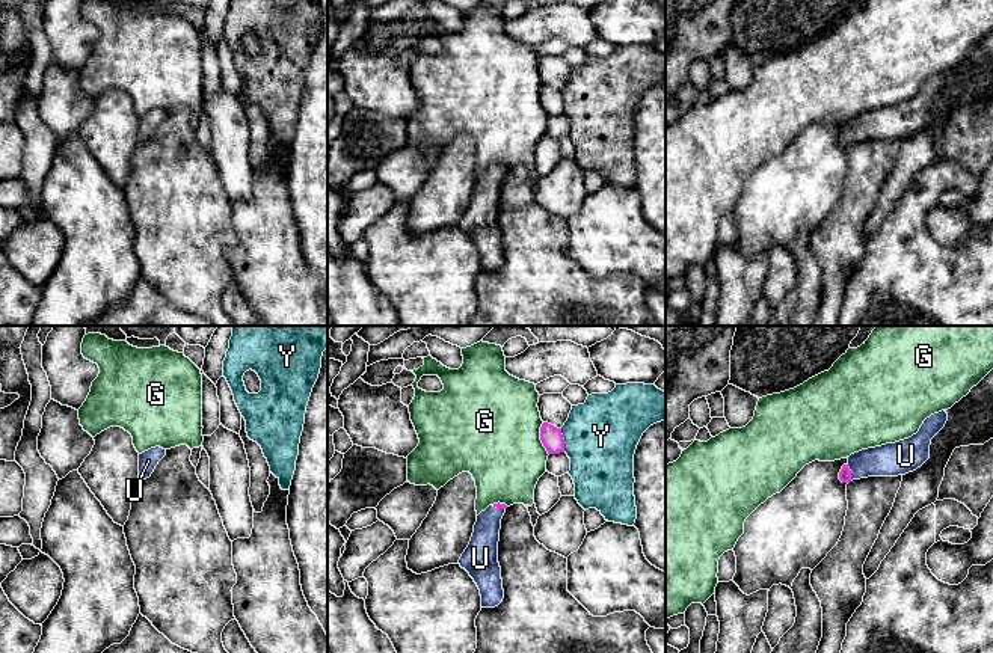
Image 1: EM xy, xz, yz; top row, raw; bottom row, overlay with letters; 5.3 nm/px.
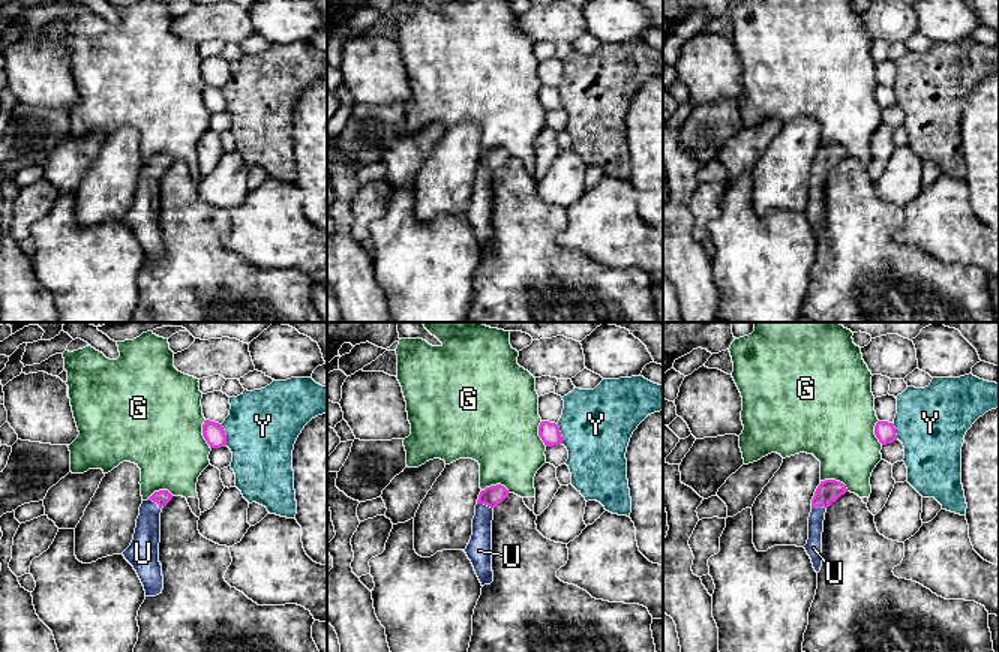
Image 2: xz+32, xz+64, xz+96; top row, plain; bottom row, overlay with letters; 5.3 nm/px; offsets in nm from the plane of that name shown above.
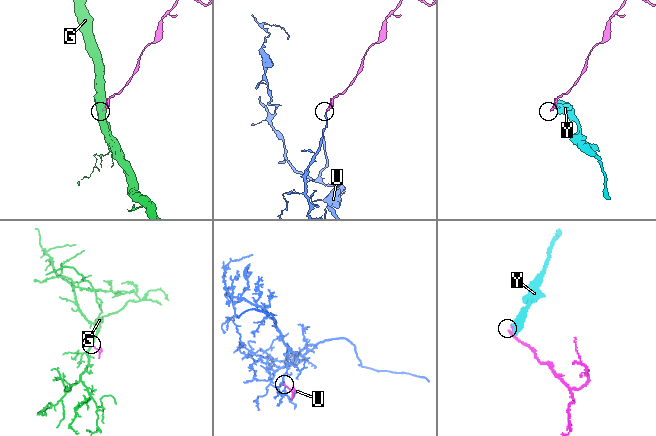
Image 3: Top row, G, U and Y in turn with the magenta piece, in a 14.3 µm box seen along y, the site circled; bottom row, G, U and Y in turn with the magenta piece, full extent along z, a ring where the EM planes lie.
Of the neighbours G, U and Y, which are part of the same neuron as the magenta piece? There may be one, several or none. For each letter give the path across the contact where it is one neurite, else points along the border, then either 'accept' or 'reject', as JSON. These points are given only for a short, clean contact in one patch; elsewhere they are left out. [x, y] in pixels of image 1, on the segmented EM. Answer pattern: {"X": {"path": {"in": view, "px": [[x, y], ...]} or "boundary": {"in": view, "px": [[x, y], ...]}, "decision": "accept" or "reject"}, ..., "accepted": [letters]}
{"G": {"decision": "reject"}, "U": {"path": {"in": "yz", "px": [[845, 474], [850, 472], [863, 463], [892, 459]]}, "decision": "accept"}, "Y": {"decision": "reject"}, "accepted": ["U"]}

